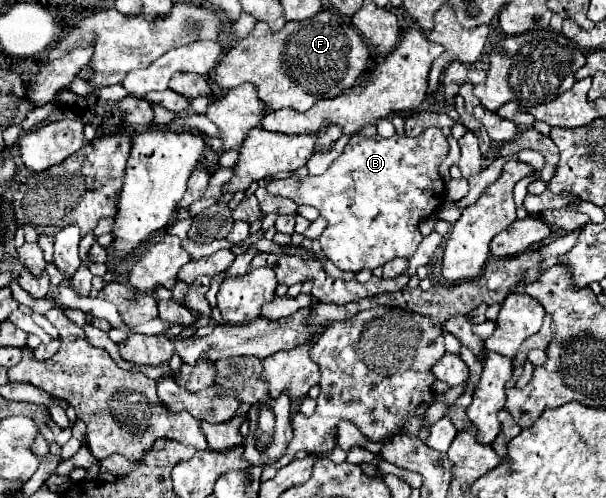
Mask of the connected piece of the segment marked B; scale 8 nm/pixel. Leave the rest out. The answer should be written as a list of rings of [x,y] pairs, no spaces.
[[[428,128],[420,136],[398,136],[382,138],[382,136],[354,136],[344,152],[330,164],[330,168],[320,176],[290,176],[284,180],[266,182],[266,190],[276,196],[284,196],[294,200],[298,206],[308,204],[320,210],[320,214],[328,220],[328,228],[322,234],[322,250],[326,258],[330,258],[340,270],[358,272],[362,268],[384,266],[388,260],[402,256],[410,258],[422,236],[418,232],[418,224],[422,218],[434,214],[444,202],[444,180],[440,178],[440,164],[448,154],[446,136],[438,128]]]

